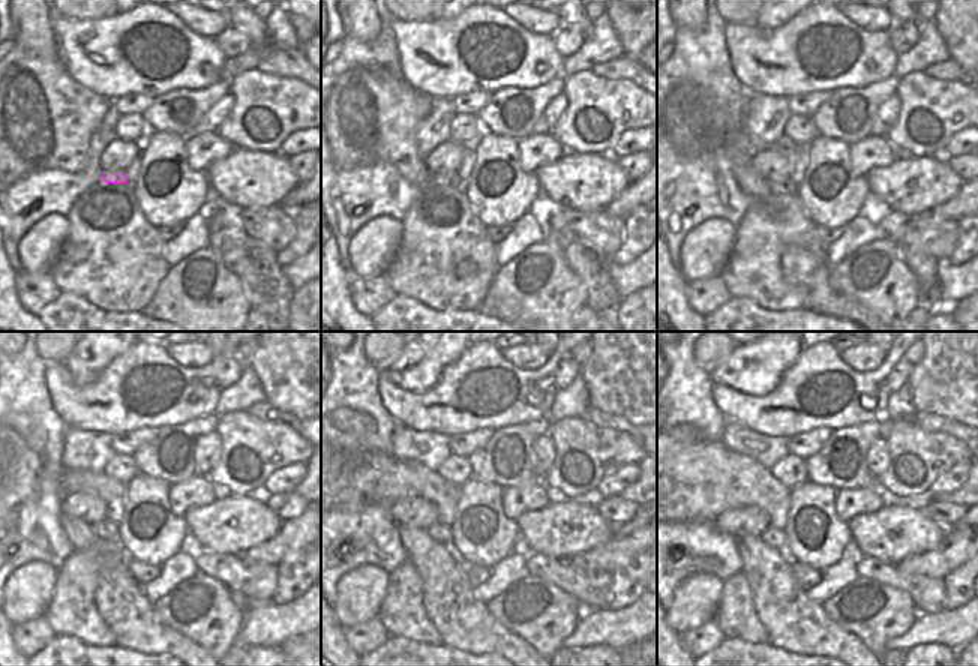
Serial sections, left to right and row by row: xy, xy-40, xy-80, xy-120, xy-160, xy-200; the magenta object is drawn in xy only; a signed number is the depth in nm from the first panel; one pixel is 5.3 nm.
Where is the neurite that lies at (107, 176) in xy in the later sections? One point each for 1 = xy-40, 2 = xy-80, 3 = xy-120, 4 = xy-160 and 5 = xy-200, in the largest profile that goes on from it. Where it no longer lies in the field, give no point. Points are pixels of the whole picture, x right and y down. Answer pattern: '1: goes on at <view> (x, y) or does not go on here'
1: goes on at xy-40 (452, 179)
2: goes on at xy-80 (786, 186)
3: goes on at xy-120 (108, 531)
4: goes on at xy-160 (441, 534)
5: goes on at xy-200 (776, 539)

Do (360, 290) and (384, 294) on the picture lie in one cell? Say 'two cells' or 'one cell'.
one cell

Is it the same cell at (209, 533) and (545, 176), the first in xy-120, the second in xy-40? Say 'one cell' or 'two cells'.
one cell

